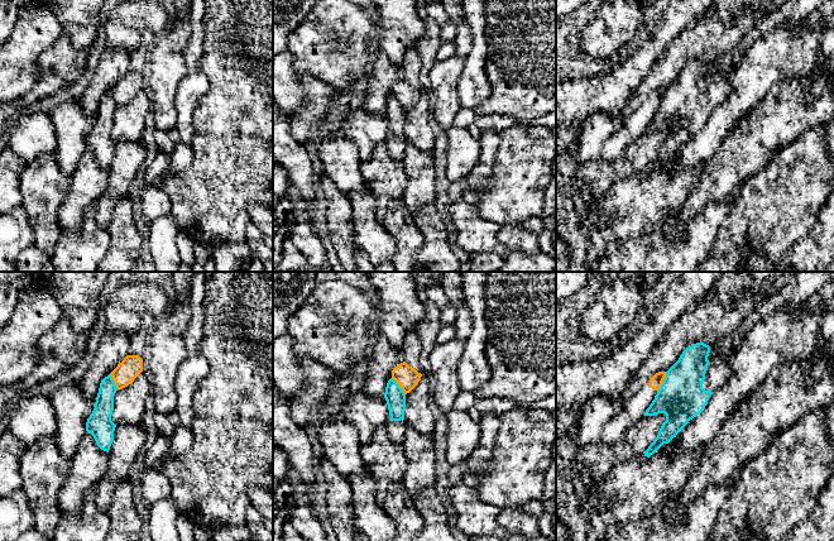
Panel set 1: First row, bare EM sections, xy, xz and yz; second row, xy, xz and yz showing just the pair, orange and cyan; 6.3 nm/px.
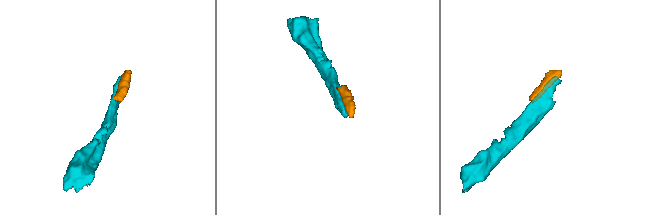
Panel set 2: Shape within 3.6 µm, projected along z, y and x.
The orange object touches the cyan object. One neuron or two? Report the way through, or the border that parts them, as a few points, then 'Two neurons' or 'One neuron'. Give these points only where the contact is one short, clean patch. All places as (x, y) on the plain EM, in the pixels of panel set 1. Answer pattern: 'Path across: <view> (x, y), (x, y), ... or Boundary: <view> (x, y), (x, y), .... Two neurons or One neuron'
Boundary: yz (667, 89), (657, 108). Two neurons

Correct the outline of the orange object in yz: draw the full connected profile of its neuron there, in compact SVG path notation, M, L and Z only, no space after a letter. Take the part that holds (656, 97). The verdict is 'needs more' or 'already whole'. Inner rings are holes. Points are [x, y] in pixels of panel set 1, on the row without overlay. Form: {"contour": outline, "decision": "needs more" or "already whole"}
{"contour": "M667 88L656 90L639 107L619 124L620 111L598 112L581 124L572 150L579 163L608 163L622 155L624 149L637 139L650 124L661 105Z", "decision": "needs more"}

